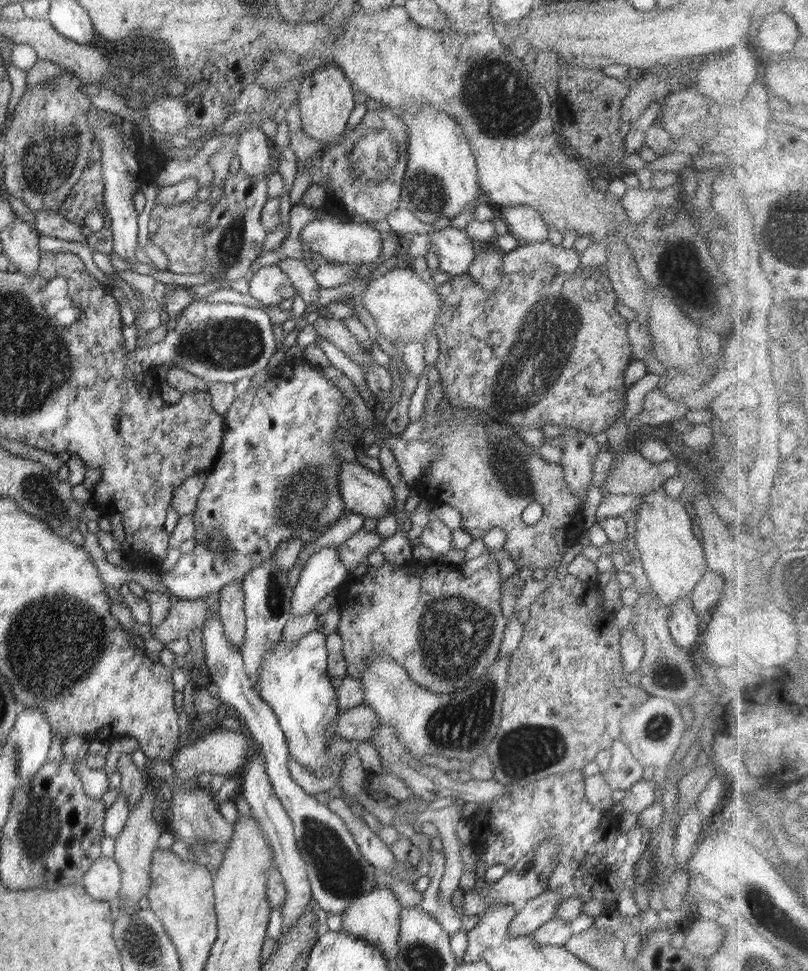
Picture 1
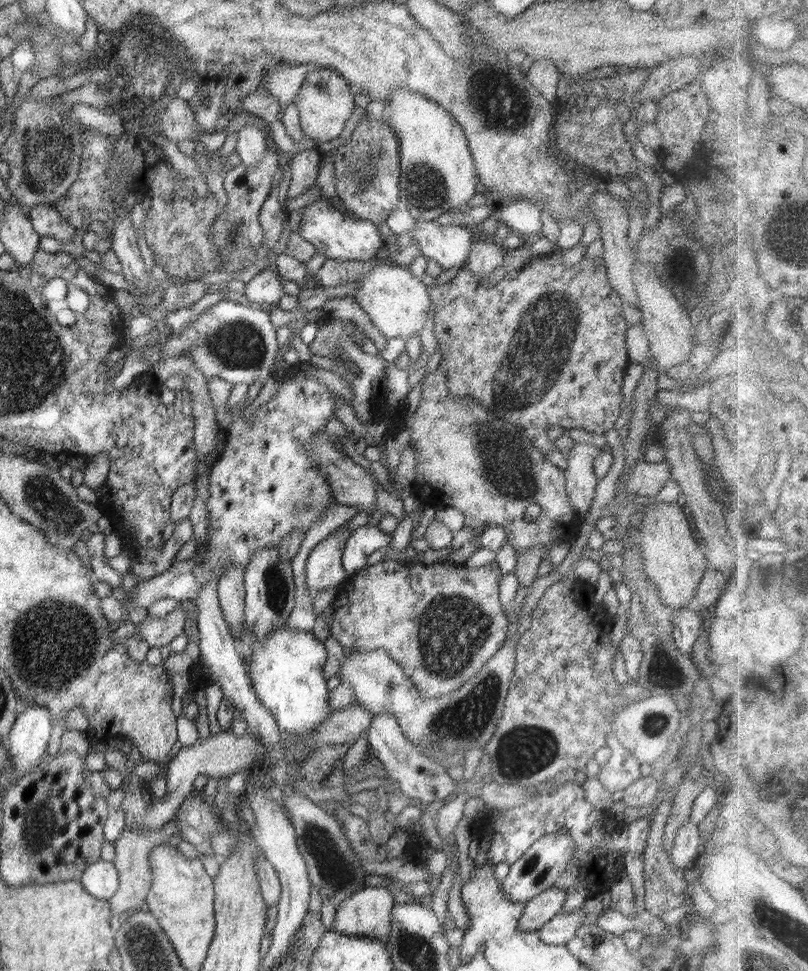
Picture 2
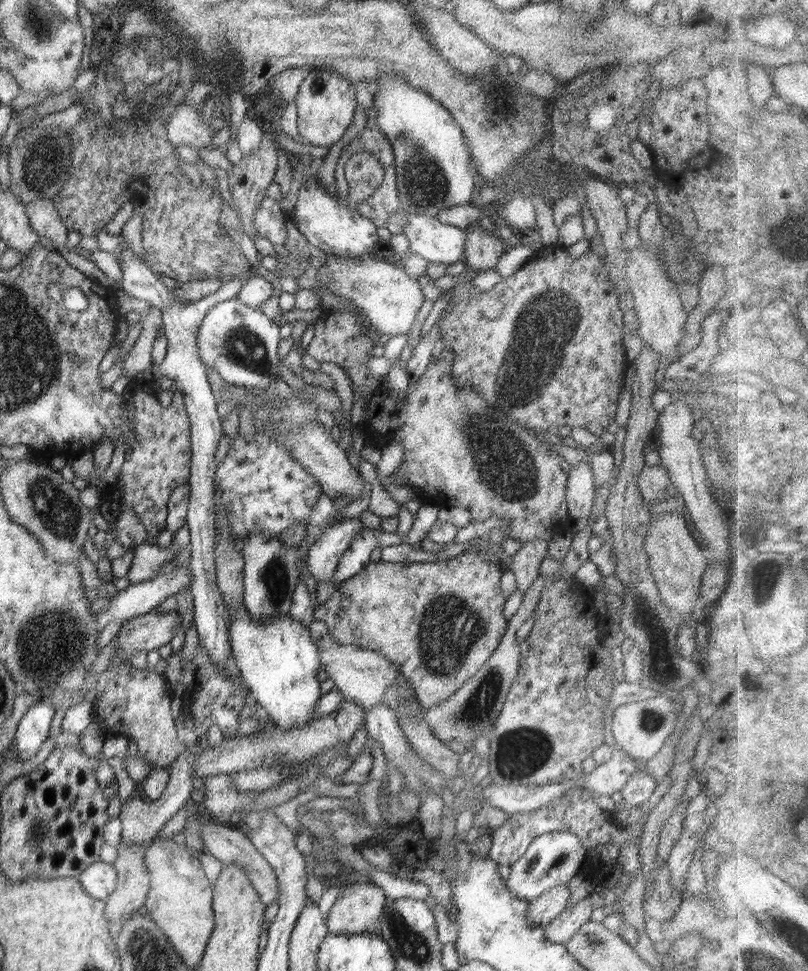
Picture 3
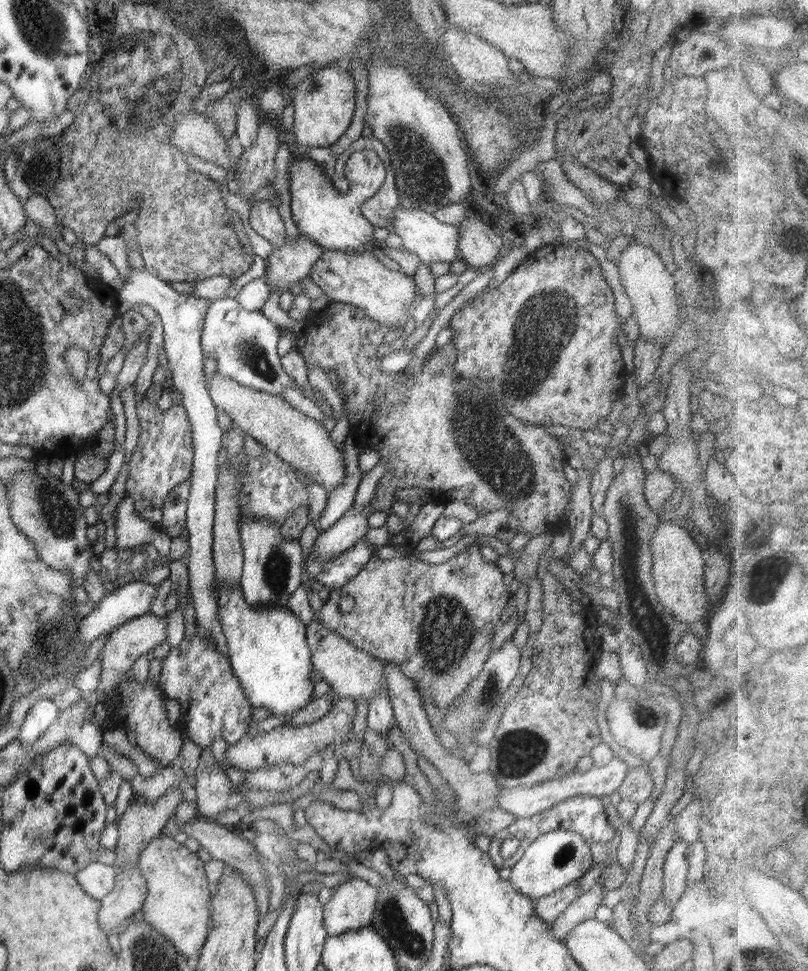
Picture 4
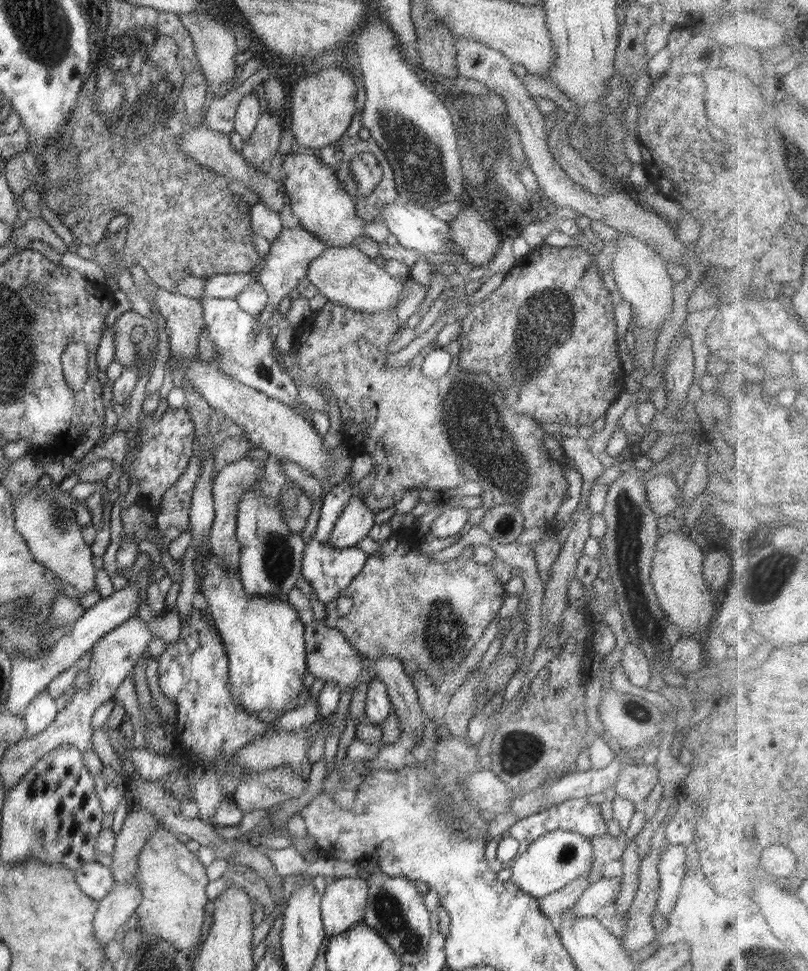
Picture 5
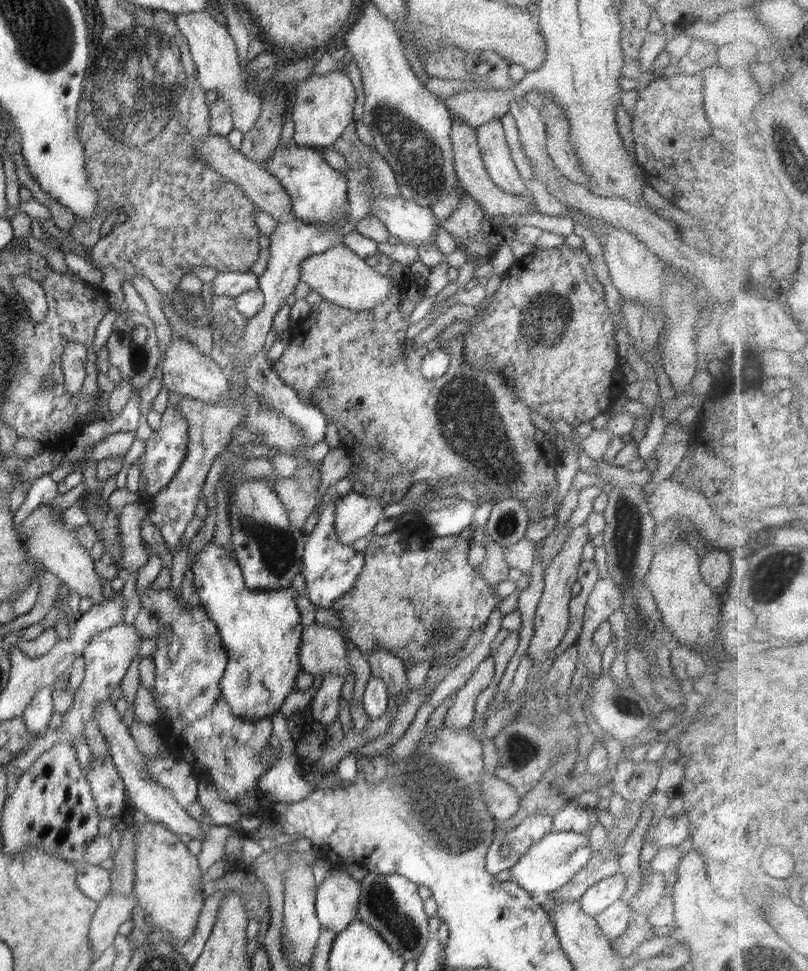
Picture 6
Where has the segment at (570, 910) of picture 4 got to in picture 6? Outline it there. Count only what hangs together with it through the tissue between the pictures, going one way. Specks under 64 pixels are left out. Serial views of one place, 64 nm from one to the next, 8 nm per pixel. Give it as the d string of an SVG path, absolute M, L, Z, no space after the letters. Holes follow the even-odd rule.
M619 872L611 878L596 882L579 900L582 910L592 917L600 914L616 900L621 900L626 884L624 876Z

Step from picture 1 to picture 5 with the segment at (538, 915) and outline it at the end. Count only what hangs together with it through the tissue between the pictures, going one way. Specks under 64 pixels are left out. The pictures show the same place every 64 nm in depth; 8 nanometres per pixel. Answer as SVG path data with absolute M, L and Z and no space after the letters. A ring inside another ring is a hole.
M592 869L588 873L582 874L565 888L539 899L539 906L540 910L542 910L542 914L544 914L546 918L556 921L564 910L572 908L572 906L578 902L580 896L582 896L592 884L588 879L588 874L591 871Z

